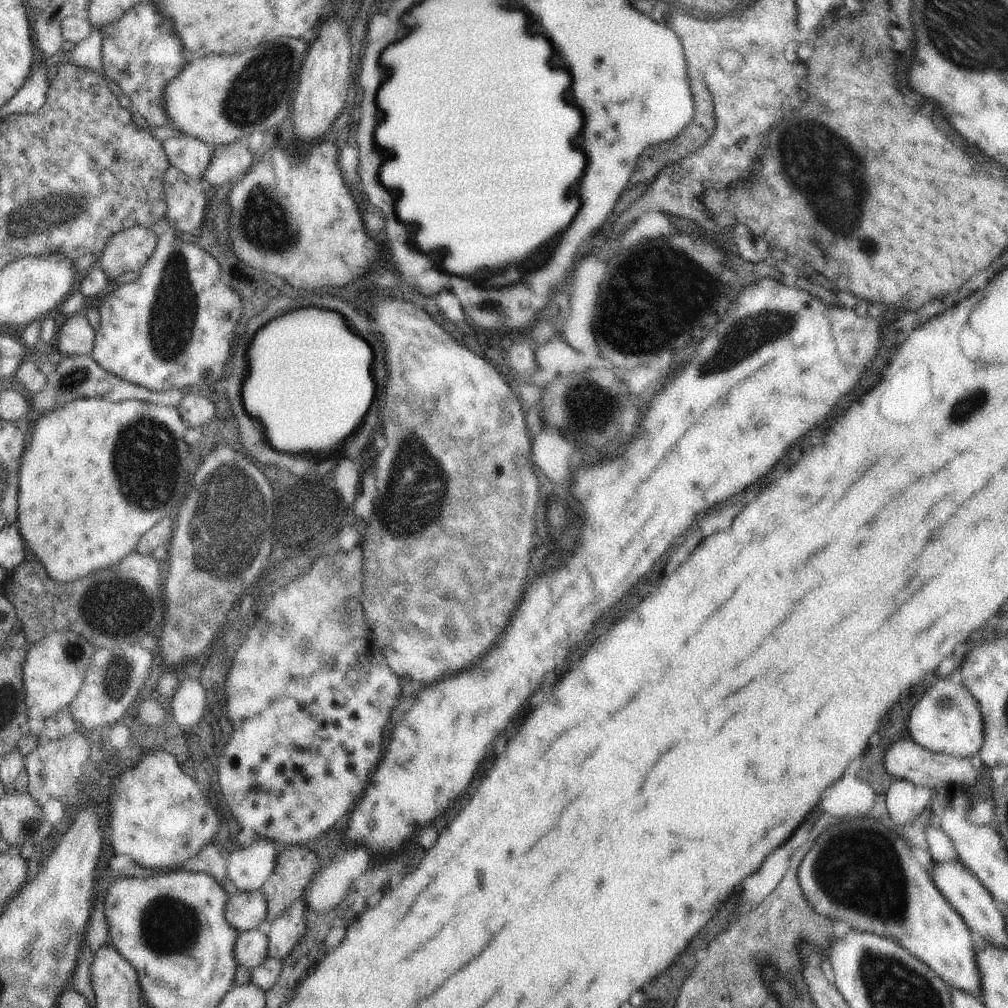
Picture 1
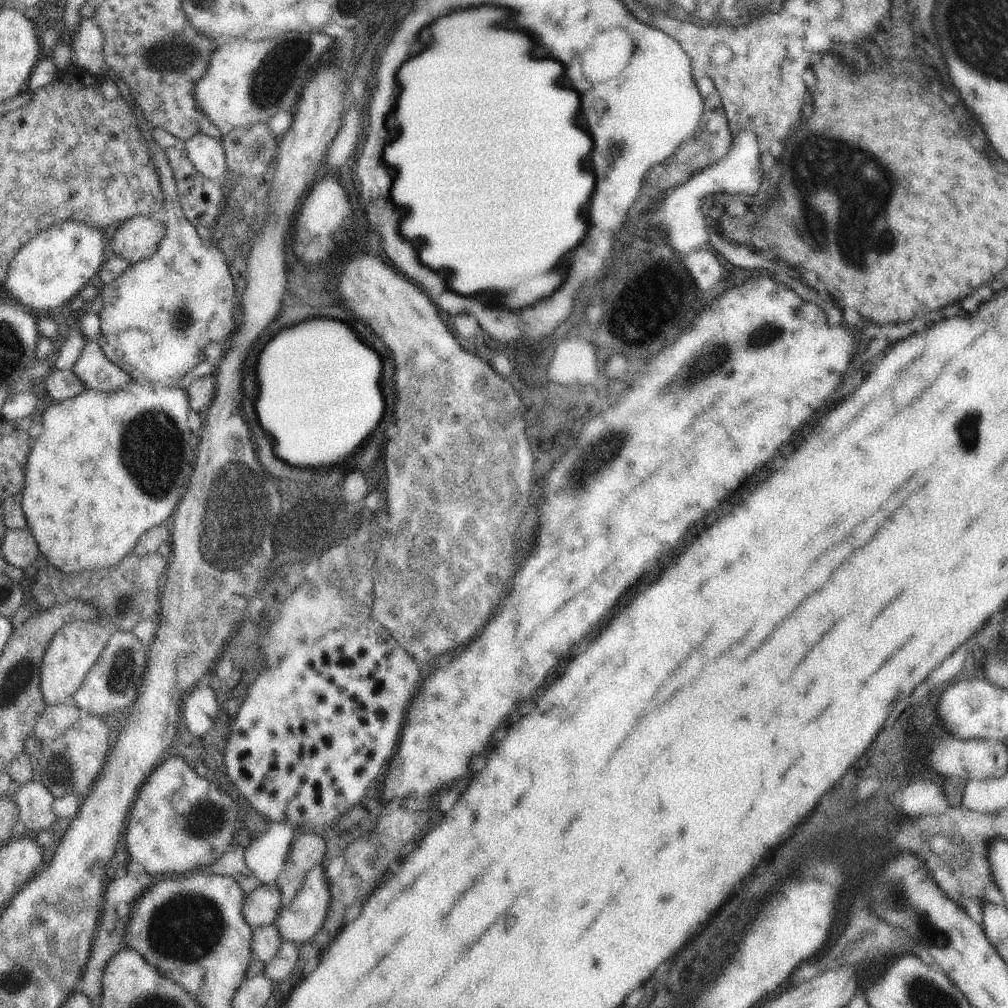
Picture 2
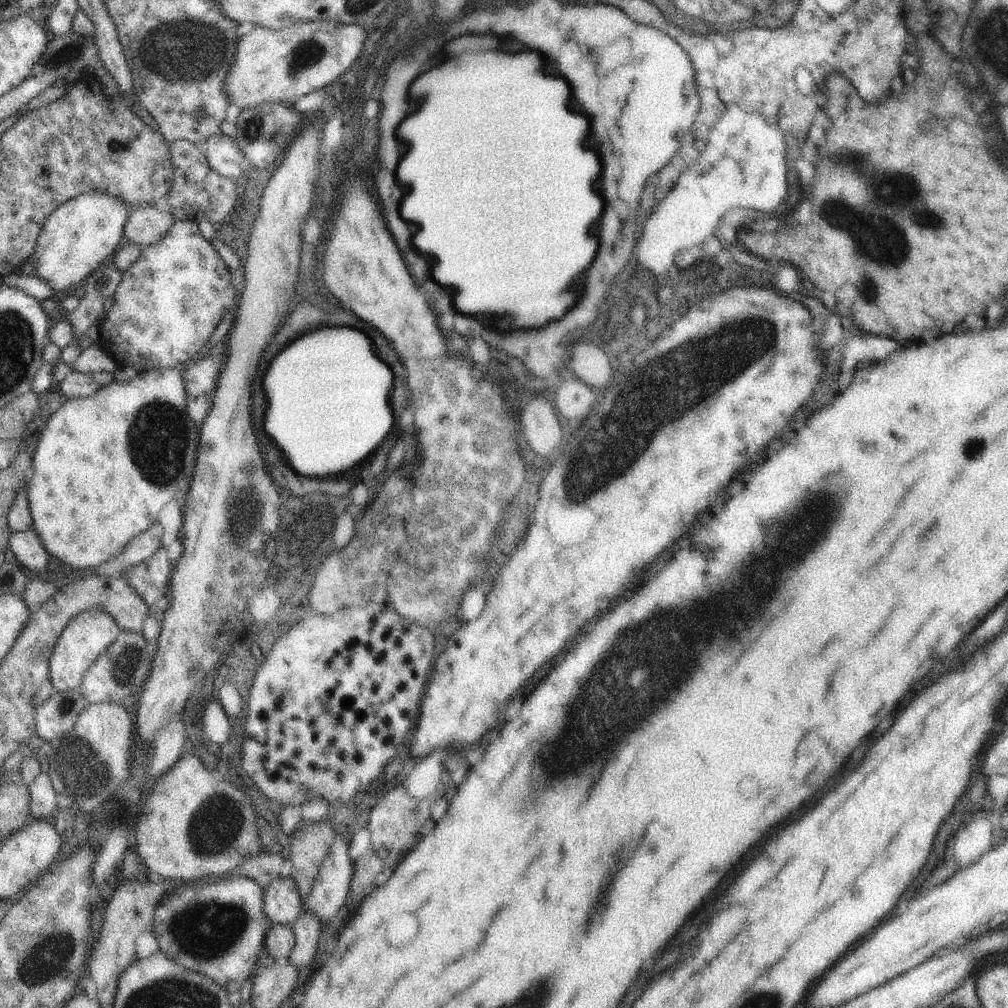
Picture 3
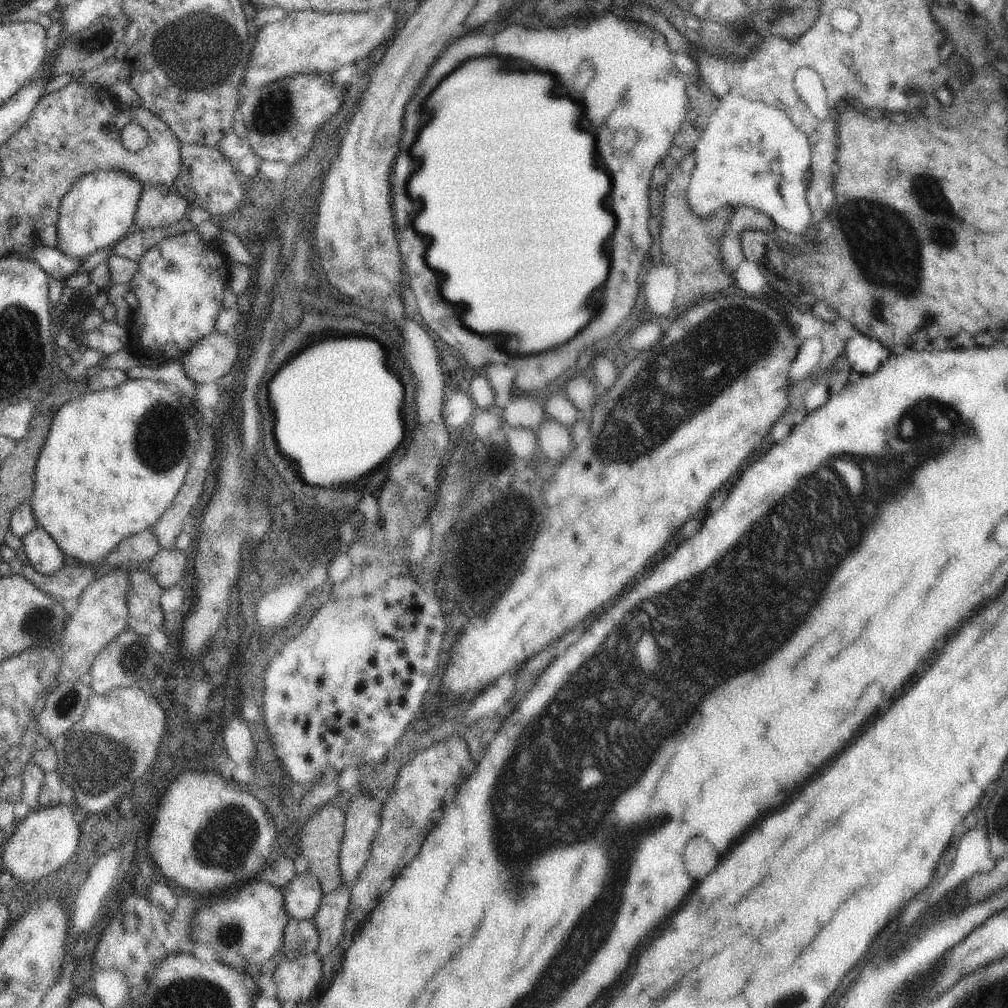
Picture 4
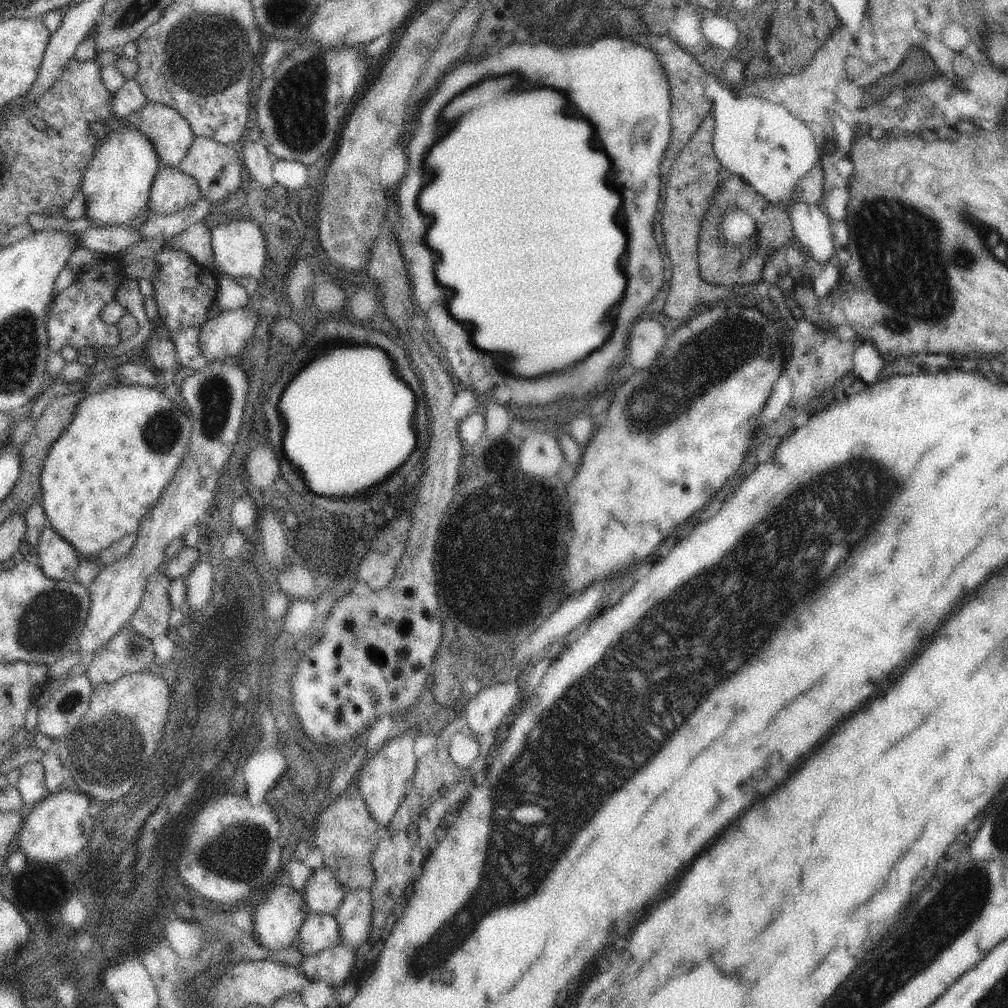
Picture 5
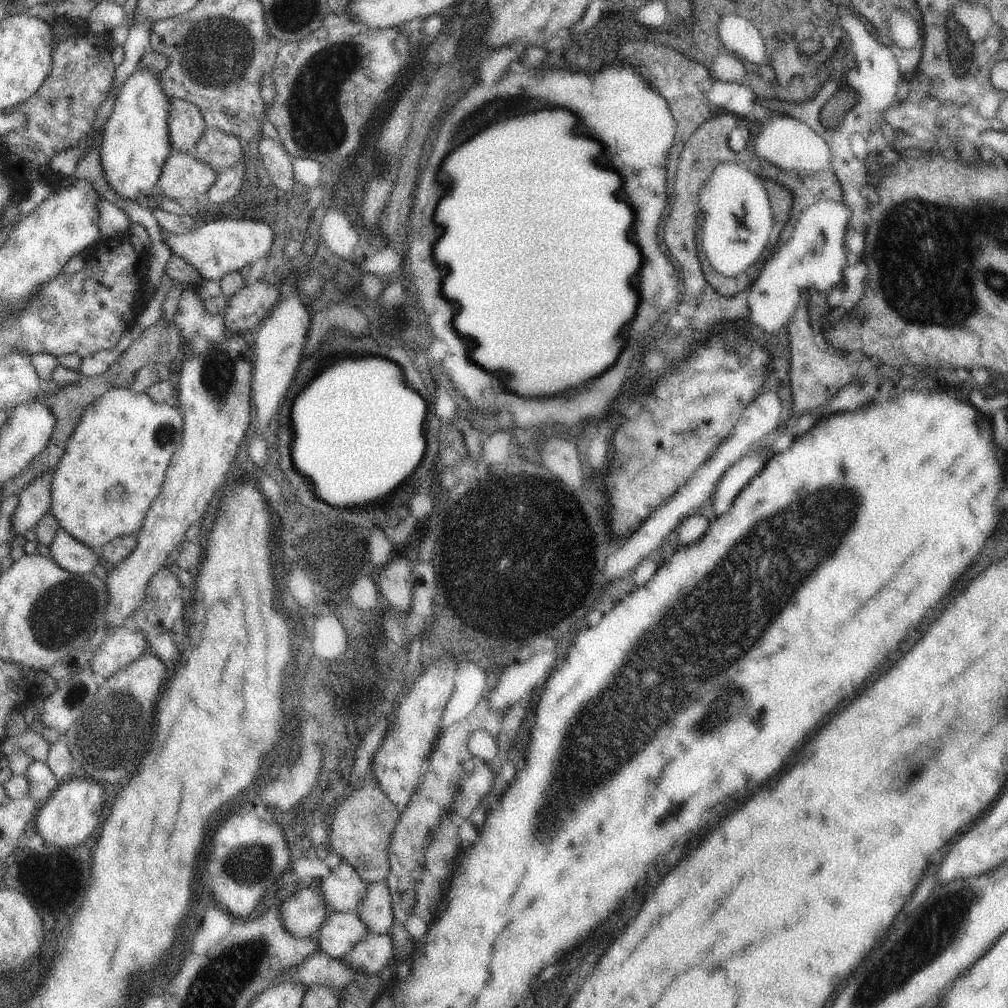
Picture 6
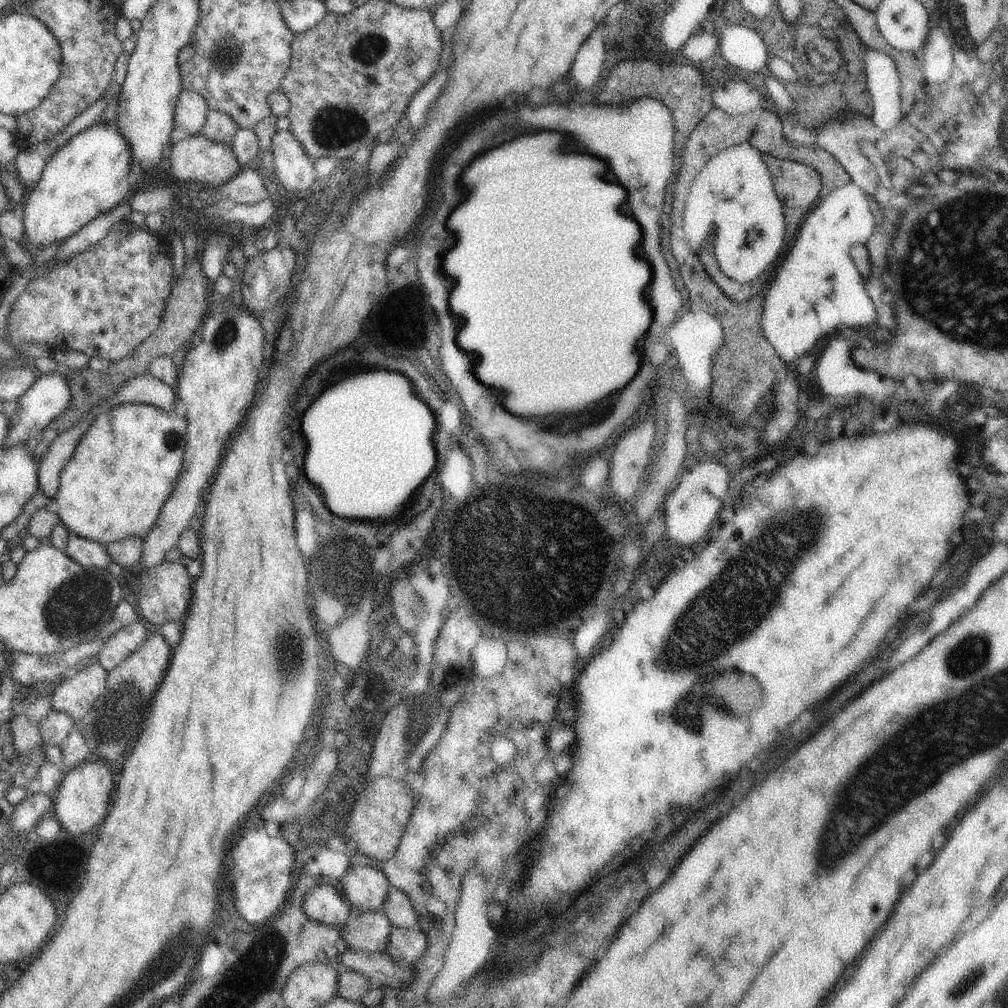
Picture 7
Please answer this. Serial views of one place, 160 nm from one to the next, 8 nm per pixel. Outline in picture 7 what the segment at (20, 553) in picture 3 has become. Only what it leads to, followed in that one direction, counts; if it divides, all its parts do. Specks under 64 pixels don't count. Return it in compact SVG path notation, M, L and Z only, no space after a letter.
M74 533L69 534L66 548L63 551L85 567L106 569L112 561L105 545Z

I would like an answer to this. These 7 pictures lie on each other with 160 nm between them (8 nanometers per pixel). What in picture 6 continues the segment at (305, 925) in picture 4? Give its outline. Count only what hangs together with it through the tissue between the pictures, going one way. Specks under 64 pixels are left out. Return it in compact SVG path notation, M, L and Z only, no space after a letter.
M330 912L315 935L319 944L318 952L340 959L366 934L366 925L357 918L357 914Z

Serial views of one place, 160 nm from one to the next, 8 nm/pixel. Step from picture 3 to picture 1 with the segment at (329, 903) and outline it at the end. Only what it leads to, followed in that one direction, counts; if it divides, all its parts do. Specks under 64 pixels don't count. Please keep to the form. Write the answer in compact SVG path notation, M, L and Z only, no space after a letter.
M300 896L286 908L286 911L272 922L268 932L268 956L286 959L286 956L300 944L307 931L307 913L305 896Z

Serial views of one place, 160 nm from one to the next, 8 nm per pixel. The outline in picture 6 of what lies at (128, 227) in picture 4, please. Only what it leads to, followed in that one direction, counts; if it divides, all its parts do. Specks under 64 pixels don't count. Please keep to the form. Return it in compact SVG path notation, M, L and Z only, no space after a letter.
M138 66L137 71L123 84L113 111L103 126L100 166L106 174L106 182L118 196L134 203L140 198L150 198L166 159L172 154L167 121L169 100L157 75Z

